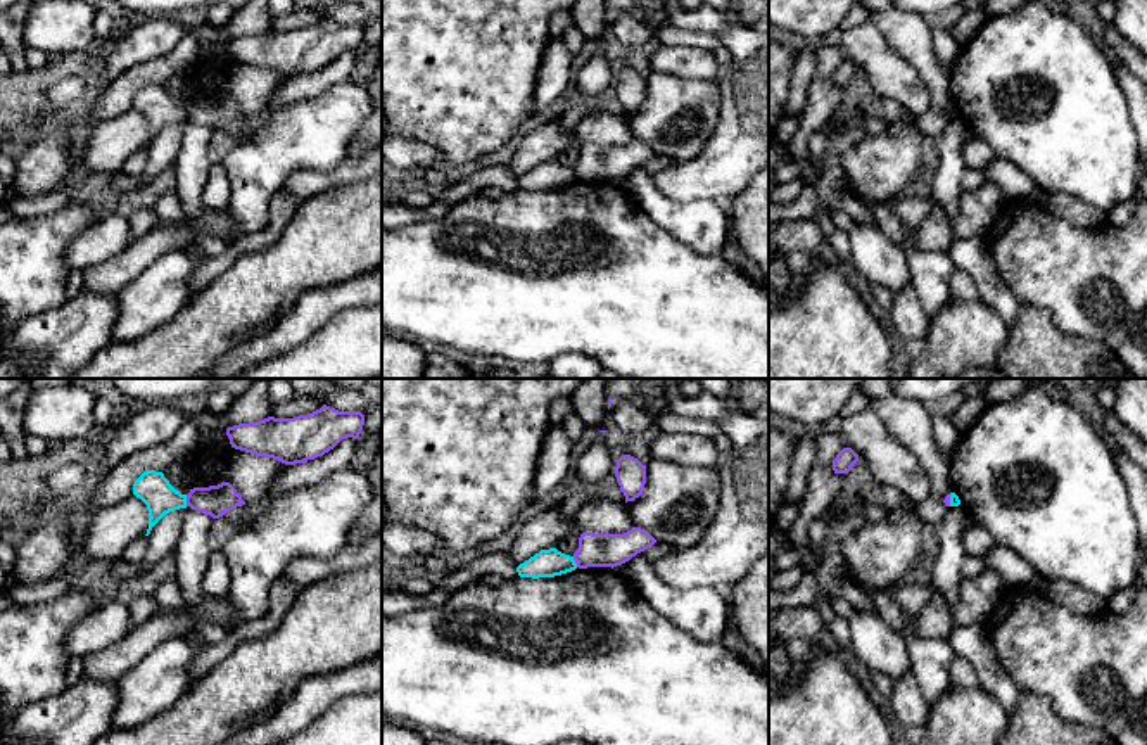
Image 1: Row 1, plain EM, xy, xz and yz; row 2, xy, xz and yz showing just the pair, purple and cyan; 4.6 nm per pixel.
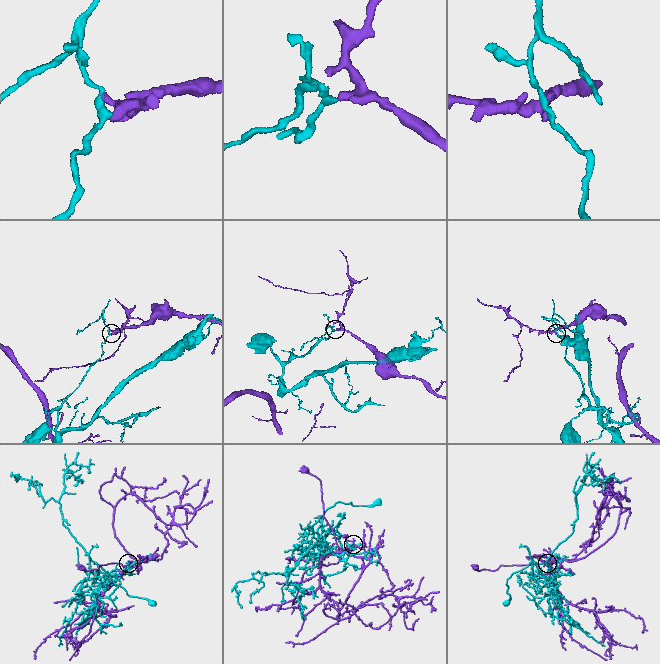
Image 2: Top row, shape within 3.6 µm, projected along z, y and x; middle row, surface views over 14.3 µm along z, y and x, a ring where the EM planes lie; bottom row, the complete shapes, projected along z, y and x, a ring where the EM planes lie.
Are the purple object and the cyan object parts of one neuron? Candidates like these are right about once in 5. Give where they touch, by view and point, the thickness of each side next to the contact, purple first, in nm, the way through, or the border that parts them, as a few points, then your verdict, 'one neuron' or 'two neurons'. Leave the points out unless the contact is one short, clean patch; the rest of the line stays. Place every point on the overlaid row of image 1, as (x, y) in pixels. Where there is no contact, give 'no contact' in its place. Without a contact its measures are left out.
meets purple in xy at (187, 500); 140 nm thick on the purple side, 160 nm on the other; border along xy (185, 495), (187, 505); two neurons

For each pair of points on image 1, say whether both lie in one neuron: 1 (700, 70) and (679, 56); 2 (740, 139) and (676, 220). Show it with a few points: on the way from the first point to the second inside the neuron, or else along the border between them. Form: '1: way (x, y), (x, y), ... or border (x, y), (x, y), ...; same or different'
1: way (695, 64), (684, 61); same
2: border (653, 185), (674, 199), (719, 199), (724, 203); different

